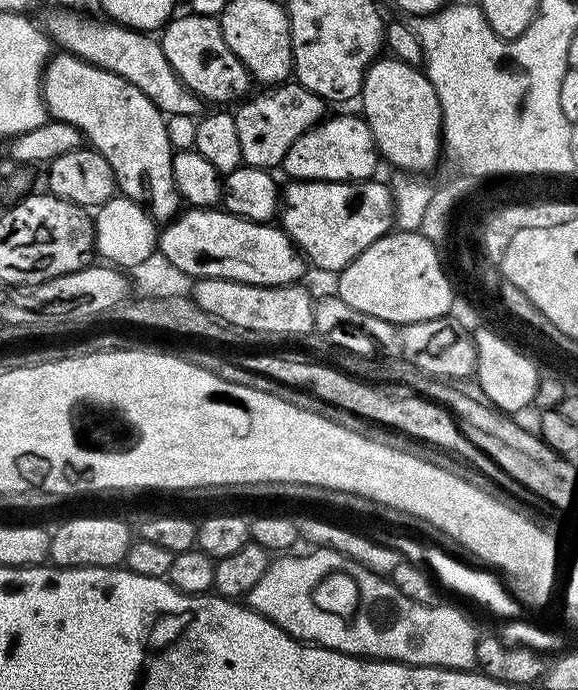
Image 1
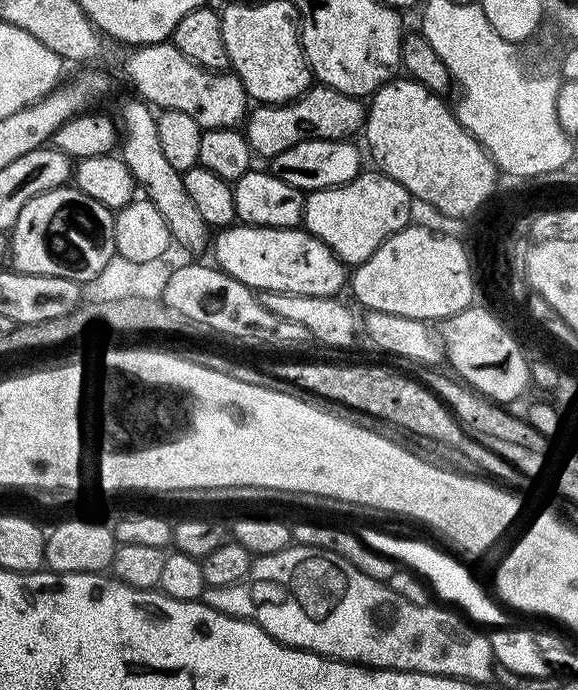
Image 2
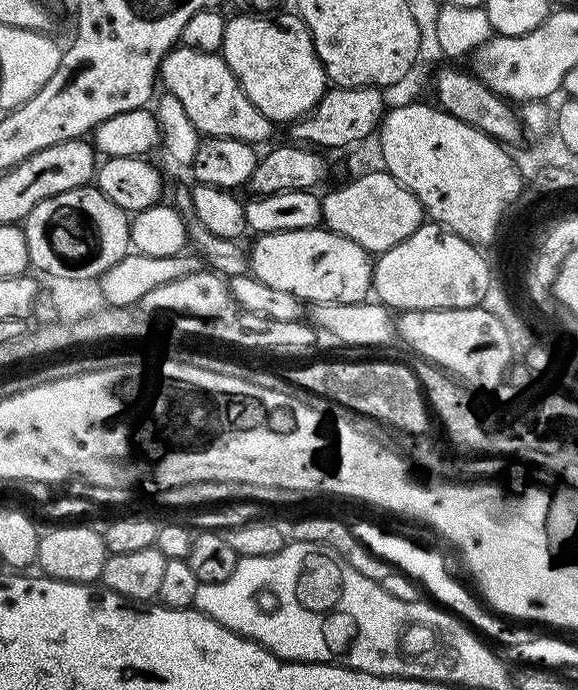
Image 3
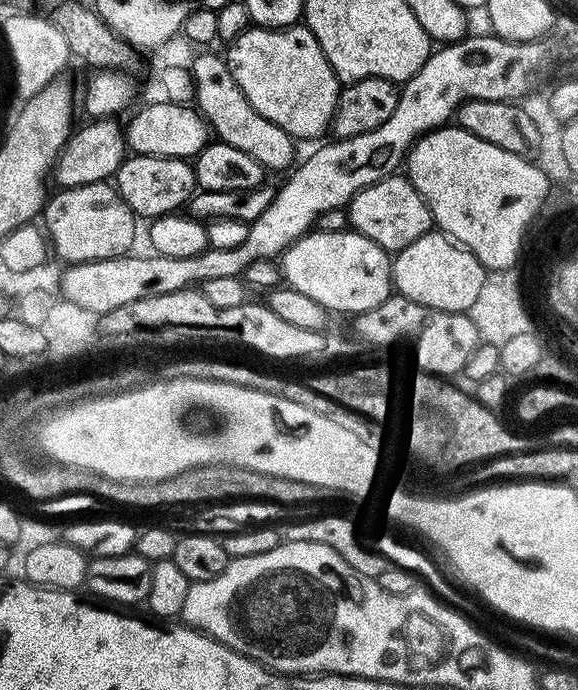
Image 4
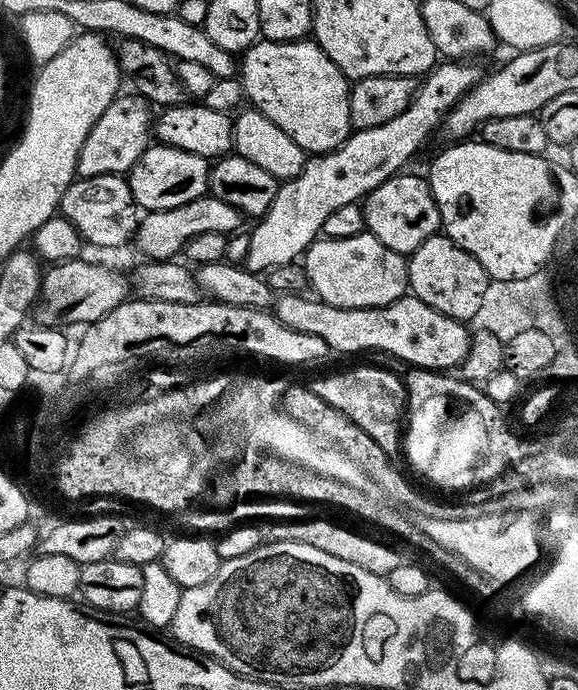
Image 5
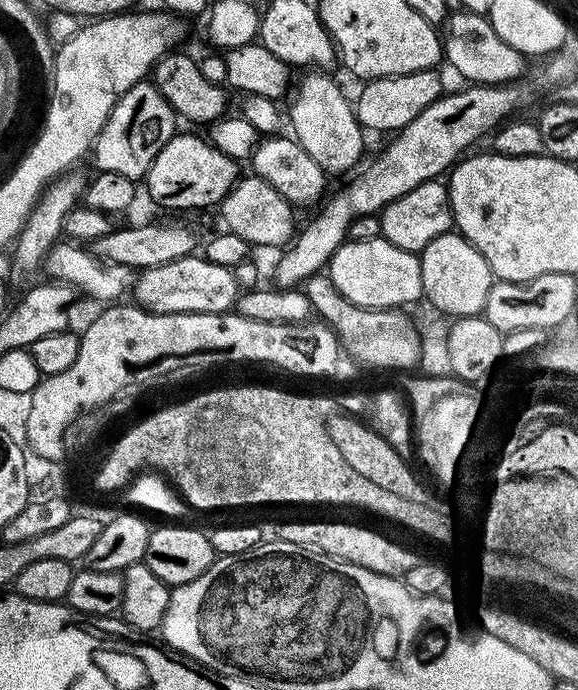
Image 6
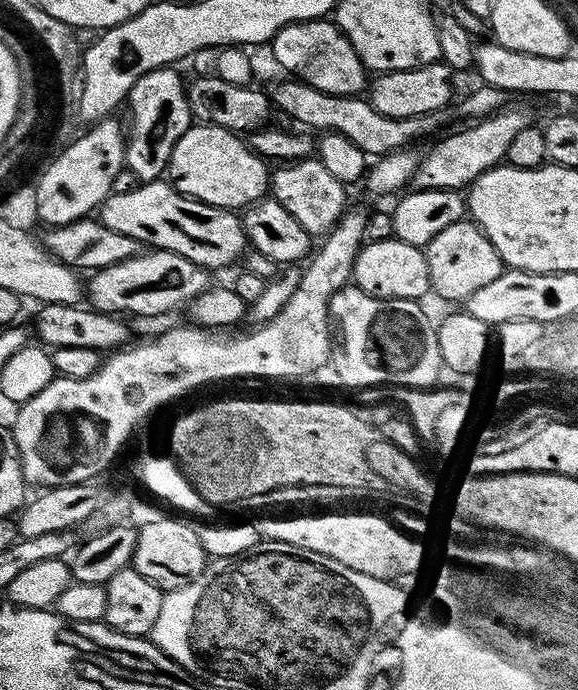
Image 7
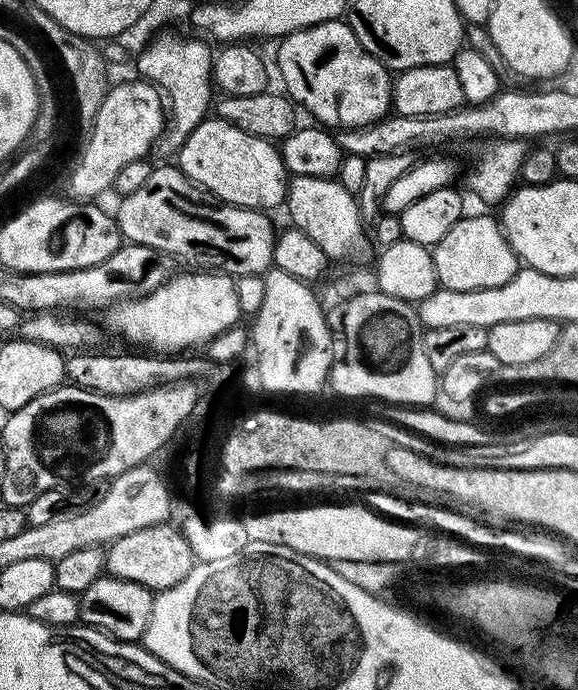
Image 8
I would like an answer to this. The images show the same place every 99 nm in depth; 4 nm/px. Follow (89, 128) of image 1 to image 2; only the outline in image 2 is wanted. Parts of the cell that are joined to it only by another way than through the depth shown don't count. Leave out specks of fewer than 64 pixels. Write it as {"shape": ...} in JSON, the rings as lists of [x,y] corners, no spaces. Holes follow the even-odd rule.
{"shape":[[[132,98],[132,101],[121,110],[120,116],[118,115],[118,124],[122,129],[122,139],[118,144],[119,155],[126,162],[132,179],[136,181],[142,192],[144,188],[143,195],[158,210],[158,214],[166,218],[166,226],[170,230],[173,241],[193,254],[204,252],[207,248],[209,251],[210,225],[203,220],[202,214],[194,206],[193,199],[187,194],[181,173],[170,166],[169,159],[162,152],[156,122],[157,117],[153,109],[145,101]]]}

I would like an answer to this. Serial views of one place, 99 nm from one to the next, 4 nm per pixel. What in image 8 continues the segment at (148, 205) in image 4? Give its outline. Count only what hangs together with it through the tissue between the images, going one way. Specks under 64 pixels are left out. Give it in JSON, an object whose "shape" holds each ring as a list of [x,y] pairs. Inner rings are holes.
{"shape":[[[206,118],[178,150],[178,166],[189,180],[239,208],[273,210],[285,203],[290,173],[273,141],[263,140],[219,118]]]}

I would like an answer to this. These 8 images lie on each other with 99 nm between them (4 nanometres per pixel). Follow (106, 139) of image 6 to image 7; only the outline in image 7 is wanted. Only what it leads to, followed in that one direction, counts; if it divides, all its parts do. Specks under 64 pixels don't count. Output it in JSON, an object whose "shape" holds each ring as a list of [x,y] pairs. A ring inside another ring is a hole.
{"shape":[[[172,66],[150,70],[142,74],[142,78],[138,78],[128,92],[126,109],[132,115],[132,125],[126,128],[124,163],[137,181],[159,180],[167,173],[170,154],[178,138],[182,138],[182,134],[186,134],[186,130],[194,123],[186,80],[176,71]]]}

